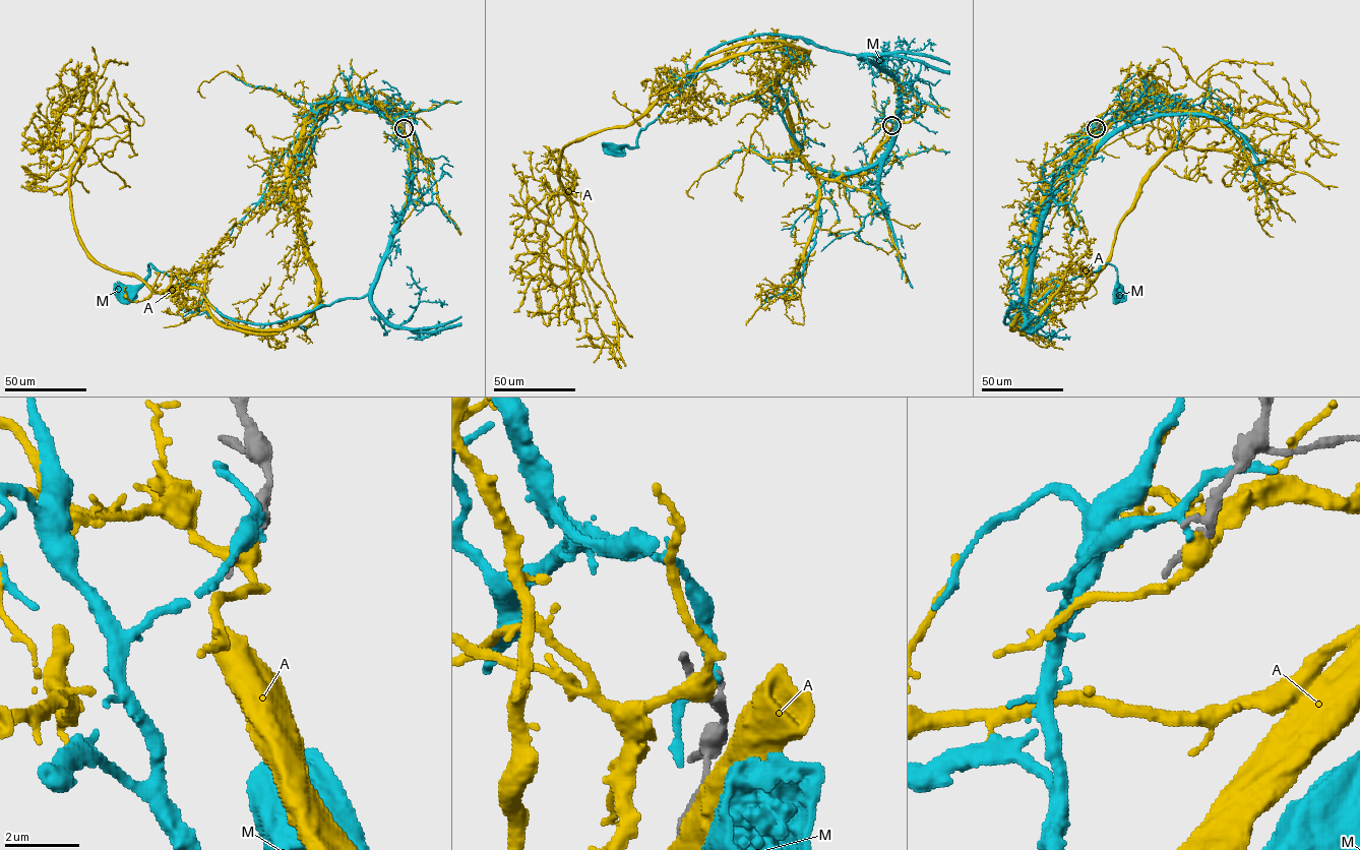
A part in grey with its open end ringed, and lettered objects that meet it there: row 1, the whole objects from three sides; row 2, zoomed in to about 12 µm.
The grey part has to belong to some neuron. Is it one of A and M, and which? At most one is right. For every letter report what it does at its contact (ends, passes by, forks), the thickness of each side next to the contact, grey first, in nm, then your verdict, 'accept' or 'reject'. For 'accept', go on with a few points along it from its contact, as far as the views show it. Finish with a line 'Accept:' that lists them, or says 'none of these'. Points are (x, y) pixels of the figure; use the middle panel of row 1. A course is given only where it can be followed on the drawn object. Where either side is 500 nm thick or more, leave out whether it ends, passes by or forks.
A: it passes by; calibres 240 and 420 nm; reject
M: it passes by; calibres 200 and 190 nm; reject
Accept: none of these

